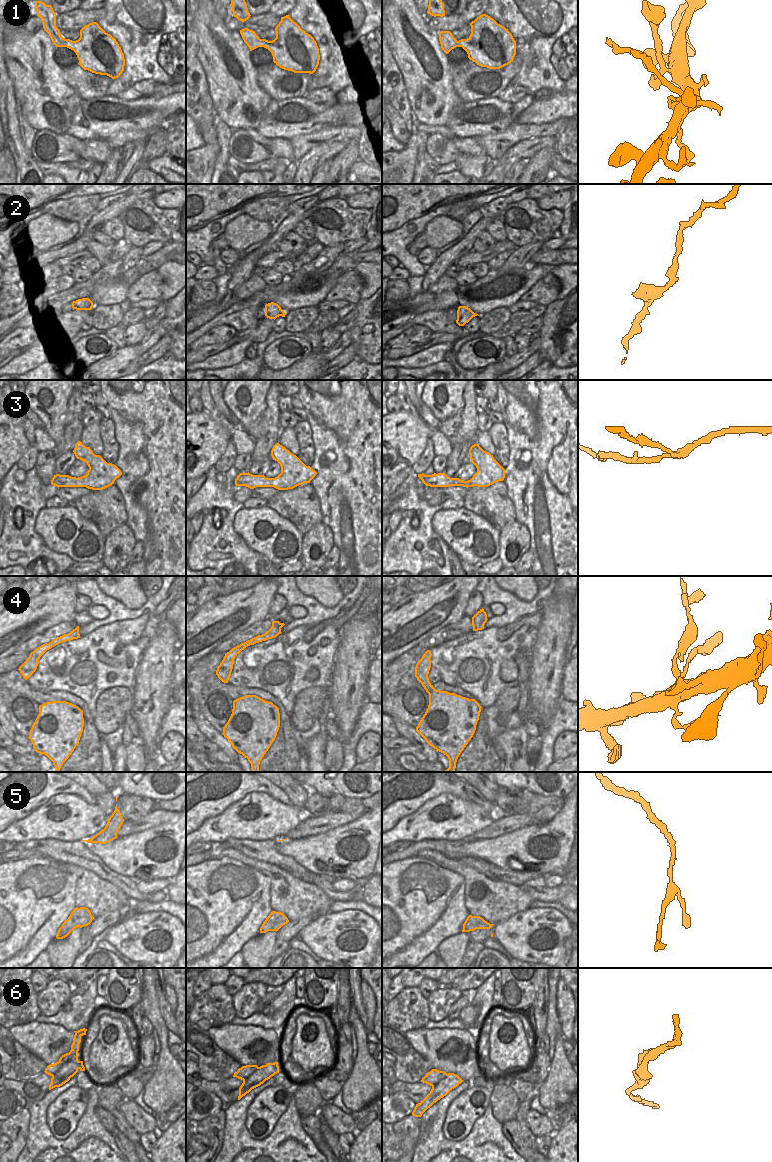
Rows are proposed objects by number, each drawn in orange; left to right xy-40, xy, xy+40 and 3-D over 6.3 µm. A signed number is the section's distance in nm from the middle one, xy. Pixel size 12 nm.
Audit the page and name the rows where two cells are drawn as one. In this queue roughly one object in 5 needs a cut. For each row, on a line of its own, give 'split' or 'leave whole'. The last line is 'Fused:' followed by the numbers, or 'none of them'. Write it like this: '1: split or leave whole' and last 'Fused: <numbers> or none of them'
1: leave whole
2: leave whole
3: leave whole
4: split
5: leave whole
6: leave whole
Fused: 4

